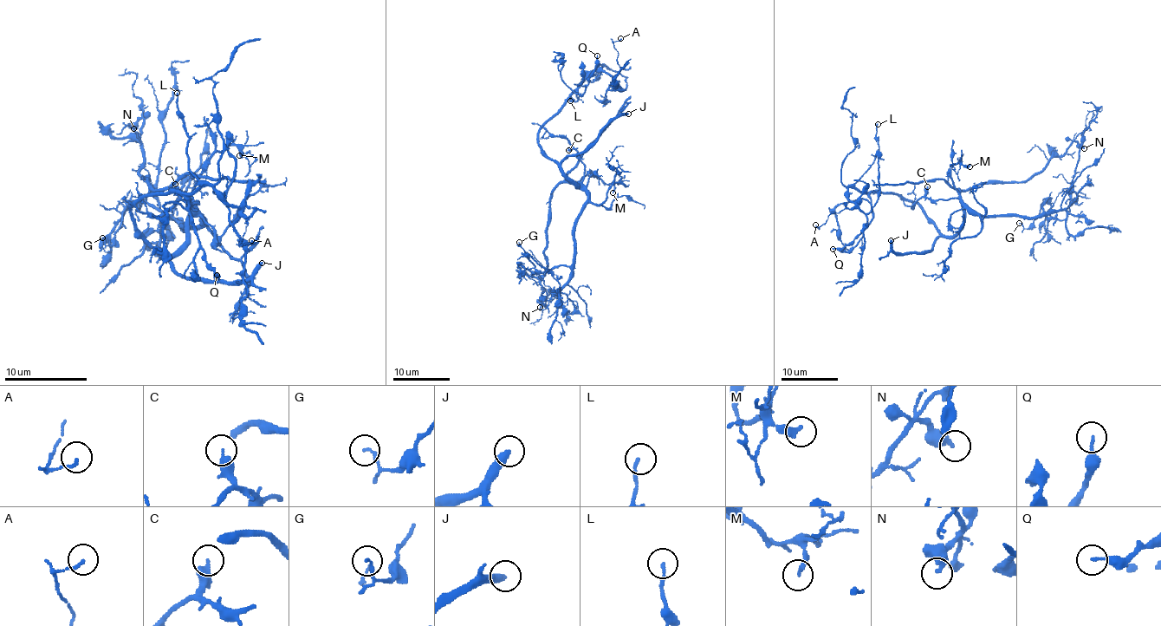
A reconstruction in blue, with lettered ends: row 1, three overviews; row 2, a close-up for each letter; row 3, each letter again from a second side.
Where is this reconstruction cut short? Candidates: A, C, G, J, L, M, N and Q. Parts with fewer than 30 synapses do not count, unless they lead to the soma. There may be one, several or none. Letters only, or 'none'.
A, J

